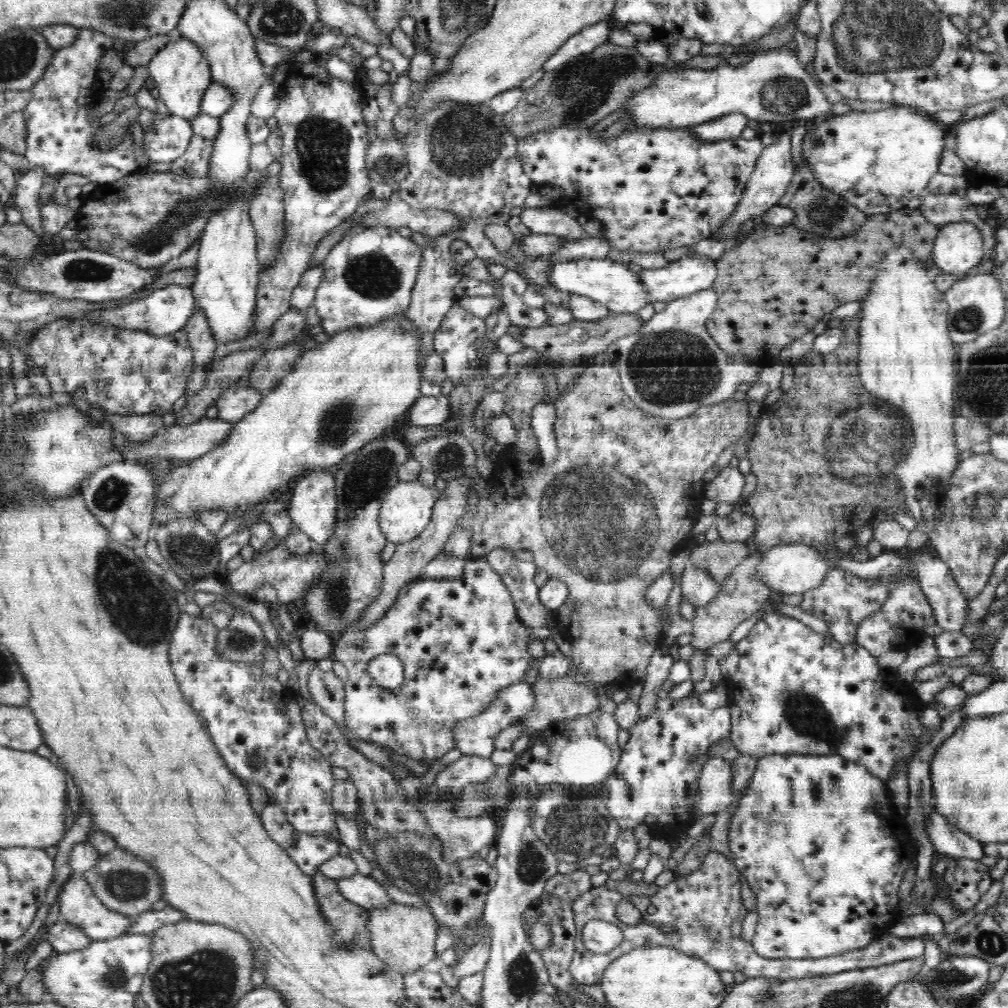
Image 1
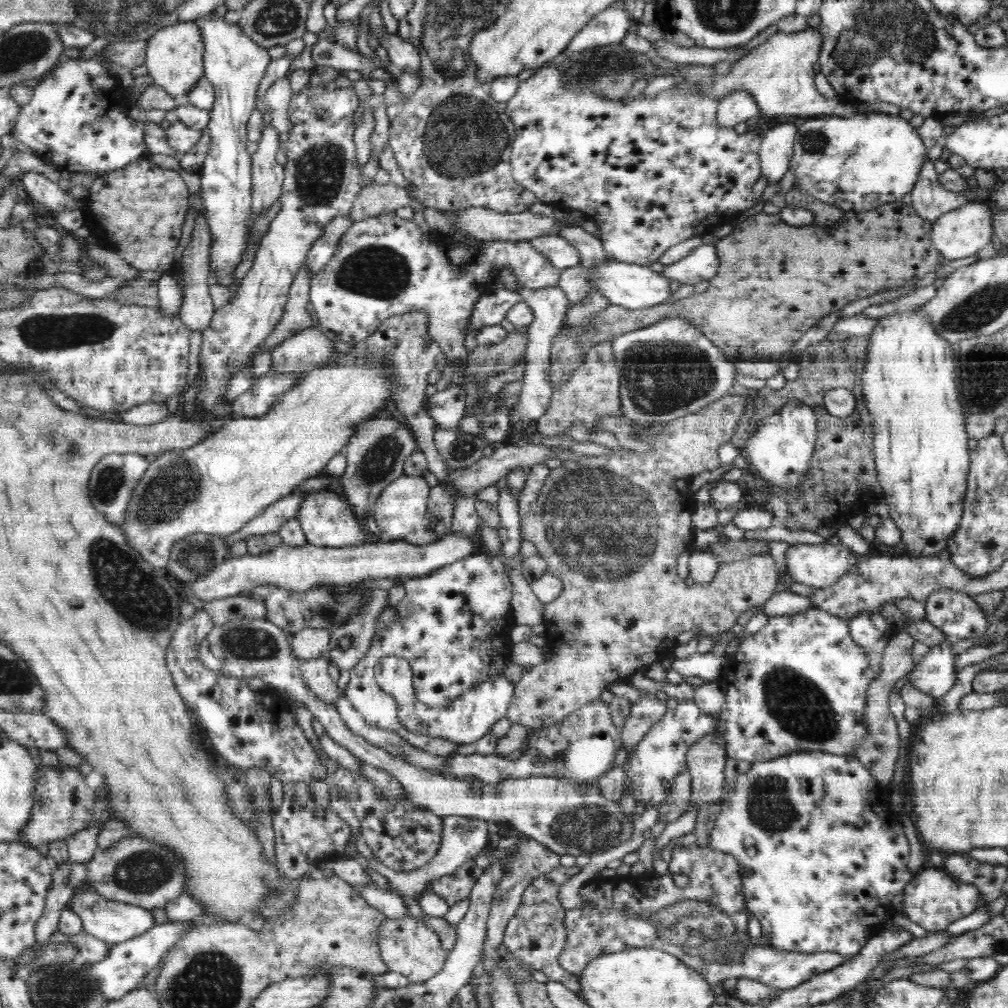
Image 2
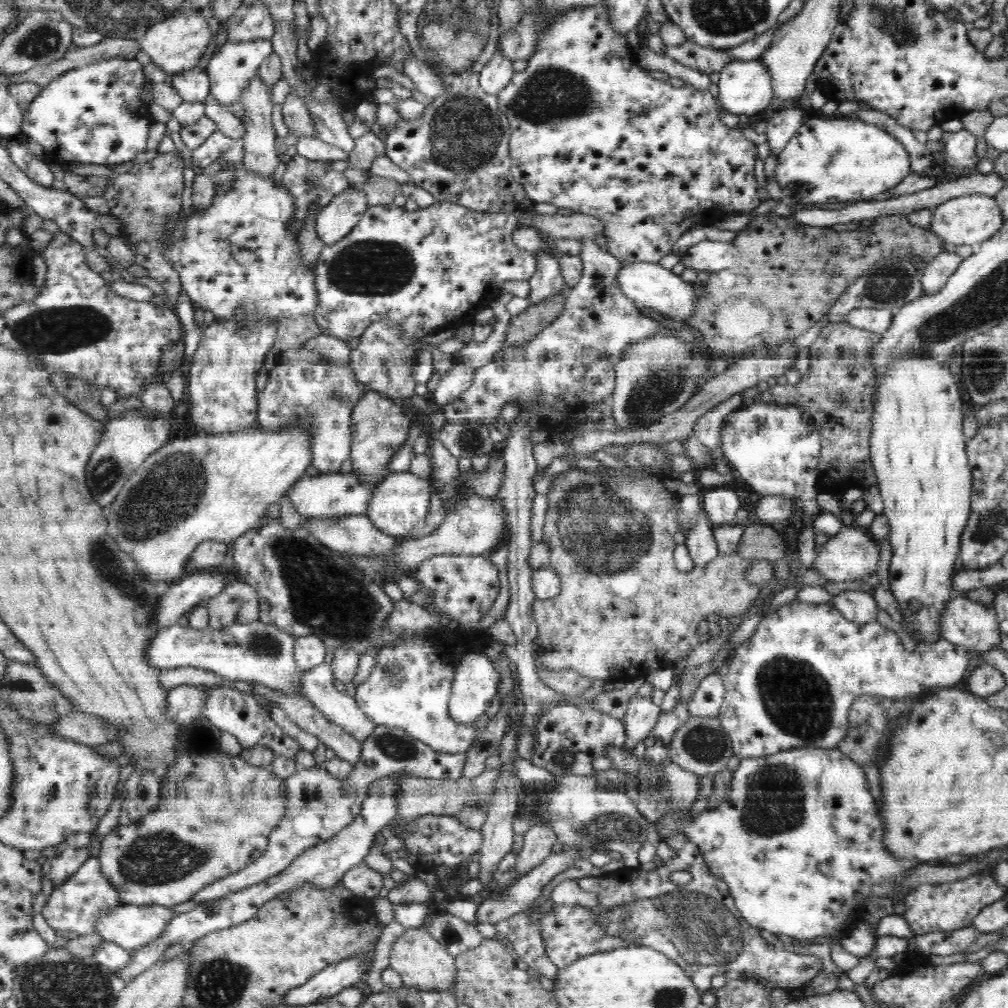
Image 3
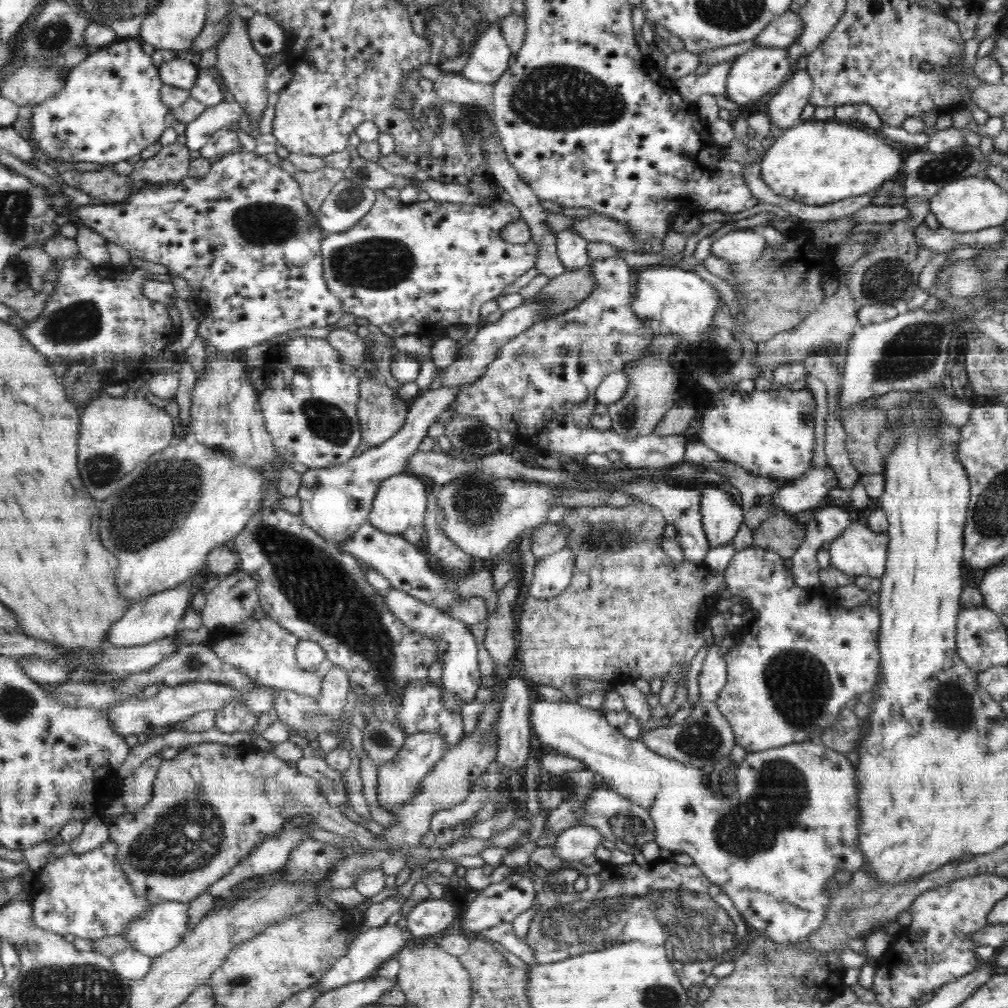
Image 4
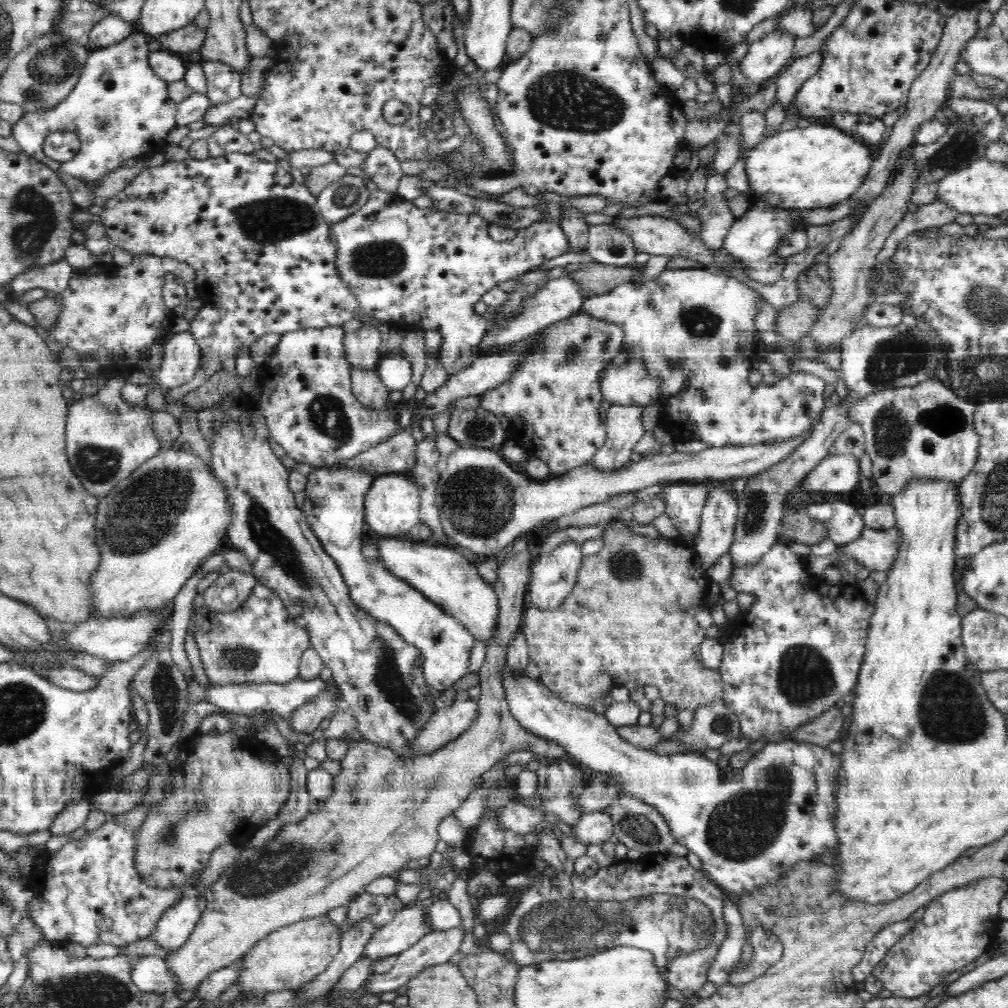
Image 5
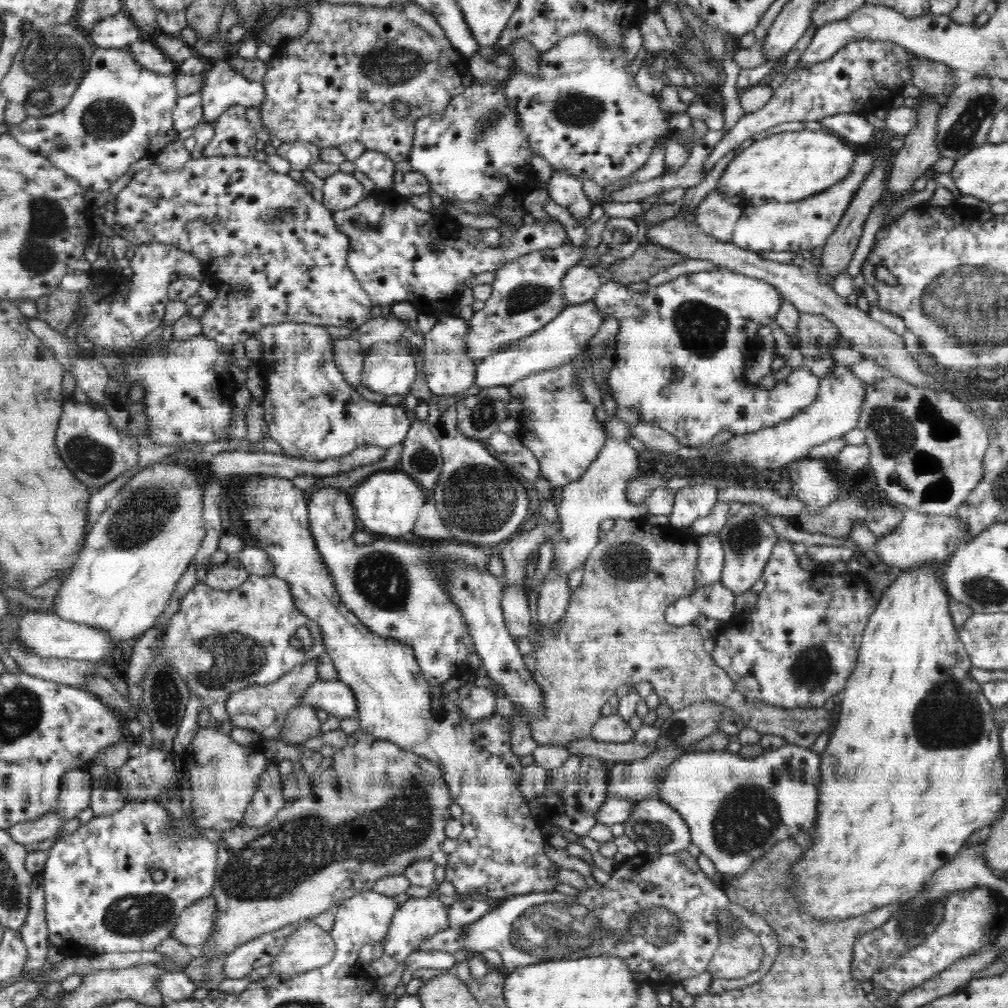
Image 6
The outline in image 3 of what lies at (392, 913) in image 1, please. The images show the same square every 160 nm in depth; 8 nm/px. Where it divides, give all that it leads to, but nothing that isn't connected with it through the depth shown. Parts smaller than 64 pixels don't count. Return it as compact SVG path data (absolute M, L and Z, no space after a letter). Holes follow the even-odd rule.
M407 929L399 936L392 946L389 966L400 973L406 988L448 990L457 980L455 958L426 929Z

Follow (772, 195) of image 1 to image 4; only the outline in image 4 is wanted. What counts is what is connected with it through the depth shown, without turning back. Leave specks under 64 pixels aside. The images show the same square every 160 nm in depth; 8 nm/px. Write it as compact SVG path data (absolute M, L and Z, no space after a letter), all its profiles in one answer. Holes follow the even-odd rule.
M802 70L792 74L781 84L780 90L767 104L771 122L782 132L796 126L804 106L808 104L812 89L813 80L807 71Z

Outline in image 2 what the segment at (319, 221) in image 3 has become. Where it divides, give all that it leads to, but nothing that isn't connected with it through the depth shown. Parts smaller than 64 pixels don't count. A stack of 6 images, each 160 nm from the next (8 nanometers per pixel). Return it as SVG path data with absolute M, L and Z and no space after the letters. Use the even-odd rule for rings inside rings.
M350 215L336 217L328 226L323 236L316 240L308 251L306 265L310 275L314 276L334 256L343 234L354 224Z

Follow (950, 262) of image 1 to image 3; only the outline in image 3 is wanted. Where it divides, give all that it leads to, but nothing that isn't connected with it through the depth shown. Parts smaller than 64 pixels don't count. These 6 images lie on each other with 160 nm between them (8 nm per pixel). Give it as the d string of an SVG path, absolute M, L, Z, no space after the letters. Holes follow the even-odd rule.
M974 193L951 199L934 208L930 228L941 240L952 244L953 248L960 244L977 247L1002 228L1004 217L995 197Z

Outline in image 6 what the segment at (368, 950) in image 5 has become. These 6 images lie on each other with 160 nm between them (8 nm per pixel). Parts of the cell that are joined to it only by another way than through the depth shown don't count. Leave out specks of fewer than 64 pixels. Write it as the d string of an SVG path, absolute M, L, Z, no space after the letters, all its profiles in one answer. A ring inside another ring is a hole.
M432 895L427 898L411 898L399 906L392 918L390 929L388 929L389 931L386 932L386 936L382 940L382 942L385 942L384 954L388 954L398 961L394 972L386 976L380 976L376 981L376 987L382 995L388 997L389 994L396 991L395 988L400 983L404 971L404 963L407 962L409 955L418 950L420 944L426 941L427 938L450 927L450 921L447 917L448 910L449 906L446 906L438 897Z

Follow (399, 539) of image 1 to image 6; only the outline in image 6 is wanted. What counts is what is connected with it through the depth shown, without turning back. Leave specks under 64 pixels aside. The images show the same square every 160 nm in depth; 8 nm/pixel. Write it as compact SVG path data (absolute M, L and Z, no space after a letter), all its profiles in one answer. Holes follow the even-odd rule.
M378 471L362 480L353 490L351 503L359 526L372 535L402 536L411 534L421 508L425 505L425 493L421 485L408 474L398 471Z

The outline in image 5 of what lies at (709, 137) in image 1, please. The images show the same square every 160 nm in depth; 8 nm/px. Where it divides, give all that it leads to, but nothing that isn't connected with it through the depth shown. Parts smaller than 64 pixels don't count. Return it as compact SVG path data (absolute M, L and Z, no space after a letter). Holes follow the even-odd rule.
M773 30L750 45L739 62L739 69L750 84L762 84L777 77L793 62L794 35L790 32Z

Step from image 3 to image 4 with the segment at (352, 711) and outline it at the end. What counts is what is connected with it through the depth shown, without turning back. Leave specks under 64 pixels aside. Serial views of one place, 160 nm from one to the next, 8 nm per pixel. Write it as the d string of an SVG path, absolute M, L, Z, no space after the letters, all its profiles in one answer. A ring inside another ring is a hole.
M260 607L254 610L247 621L225 627L221 635L214 640L211 648L215 655L222 662L248 674L250 681L272 689L292 690L301 695L318 698L323 678L316 670L300 668L296 660L296 646L301 638L281 628L272 617L264 616Z

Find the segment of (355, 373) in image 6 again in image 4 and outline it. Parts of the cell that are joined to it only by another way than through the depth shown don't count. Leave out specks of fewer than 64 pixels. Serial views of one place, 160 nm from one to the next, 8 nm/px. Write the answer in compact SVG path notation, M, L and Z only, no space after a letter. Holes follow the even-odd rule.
M362 374L357 416L361 422L361 436L369 449L395 436L406 423L408 410L405 402L385 382Z

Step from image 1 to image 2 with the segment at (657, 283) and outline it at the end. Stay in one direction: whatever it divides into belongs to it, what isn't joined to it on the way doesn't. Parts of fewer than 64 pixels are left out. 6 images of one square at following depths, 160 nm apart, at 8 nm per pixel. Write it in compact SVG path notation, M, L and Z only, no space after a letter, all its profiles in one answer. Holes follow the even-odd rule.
M702 243L678 262L666 264L660 276L666 277L668 282L677 280L680 284L696 285L700 281L710 281L718 270L719 260L715 245Z

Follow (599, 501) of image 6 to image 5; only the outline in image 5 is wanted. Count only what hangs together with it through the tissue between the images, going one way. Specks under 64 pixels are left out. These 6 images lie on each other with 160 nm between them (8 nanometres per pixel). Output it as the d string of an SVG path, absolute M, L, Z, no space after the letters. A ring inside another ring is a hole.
M611 405L604 422L608 436L604 446L593 456L594 467L608 471L632 463L632 449L646 432L640 414L640 406Z

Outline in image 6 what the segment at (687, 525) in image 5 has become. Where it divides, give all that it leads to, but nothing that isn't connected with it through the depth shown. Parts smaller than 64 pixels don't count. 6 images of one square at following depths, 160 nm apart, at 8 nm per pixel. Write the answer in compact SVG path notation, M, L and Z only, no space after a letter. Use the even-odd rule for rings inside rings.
M696 484L686 486L675 491L673 509L668 514L671 526L686 528L700 517L711 513L717 501L717 487L715 485Z

